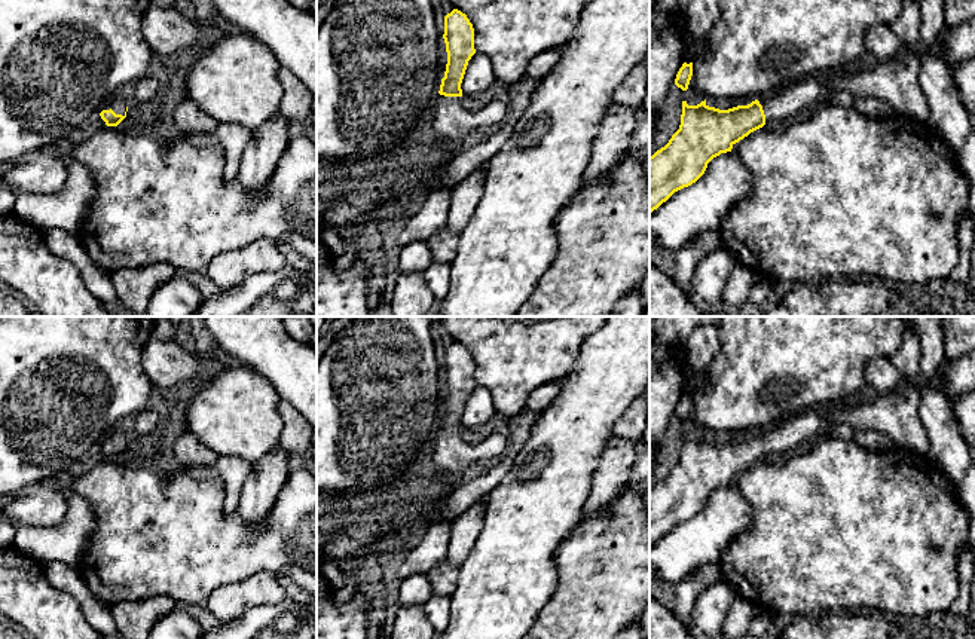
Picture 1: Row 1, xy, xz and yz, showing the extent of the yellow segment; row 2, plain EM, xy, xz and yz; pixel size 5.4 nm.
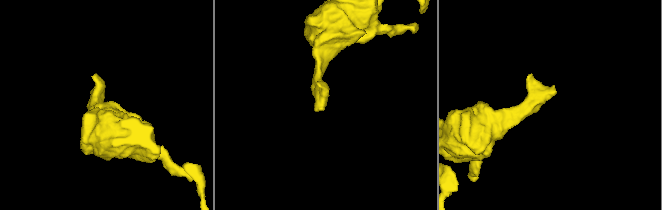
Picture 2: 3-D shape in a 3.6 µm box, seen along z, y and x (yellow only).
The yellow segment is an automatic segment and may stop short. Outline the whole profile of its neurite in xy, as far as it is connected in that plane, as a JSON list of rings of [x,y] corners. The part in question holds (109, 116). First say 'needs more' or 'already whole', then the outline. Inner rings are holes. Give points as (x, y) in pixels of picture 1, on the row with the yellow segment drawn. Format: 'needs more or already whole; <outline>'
needs more; [[[119,92],[113,95],[104,106],[100,113],[101,119],[107,126],[117,126],[125,117],[128,111],[128,92]]]

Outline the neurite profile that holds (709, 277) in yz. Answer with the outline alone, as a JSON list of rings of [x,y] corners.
[[[722,247],[706,254],[693,265],[691,290],[704,302],[718,306],[722,291],[736,266],[734,257]]]

